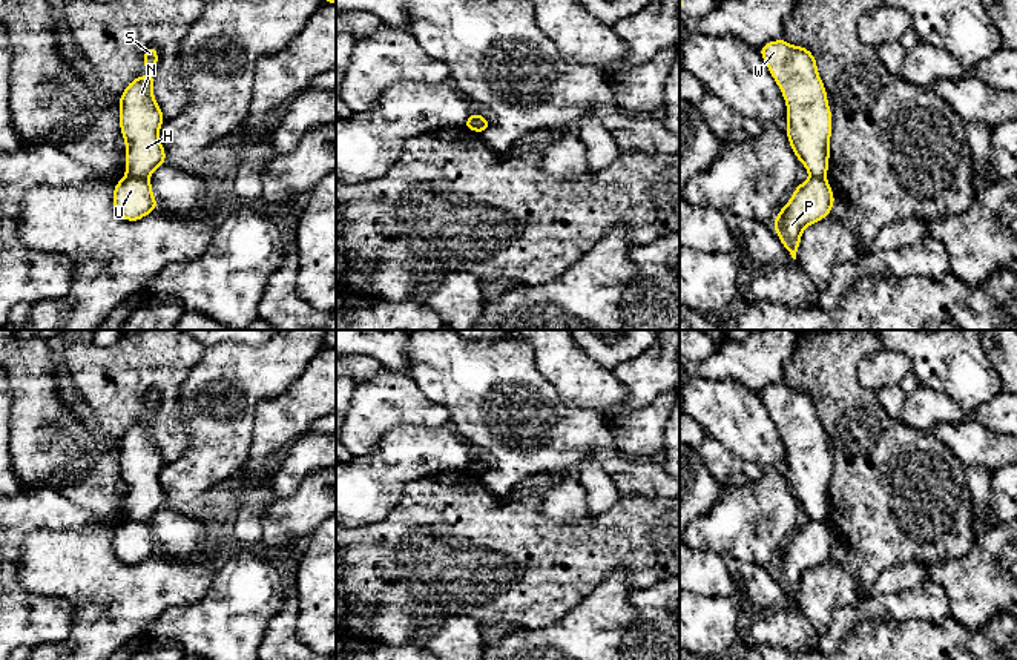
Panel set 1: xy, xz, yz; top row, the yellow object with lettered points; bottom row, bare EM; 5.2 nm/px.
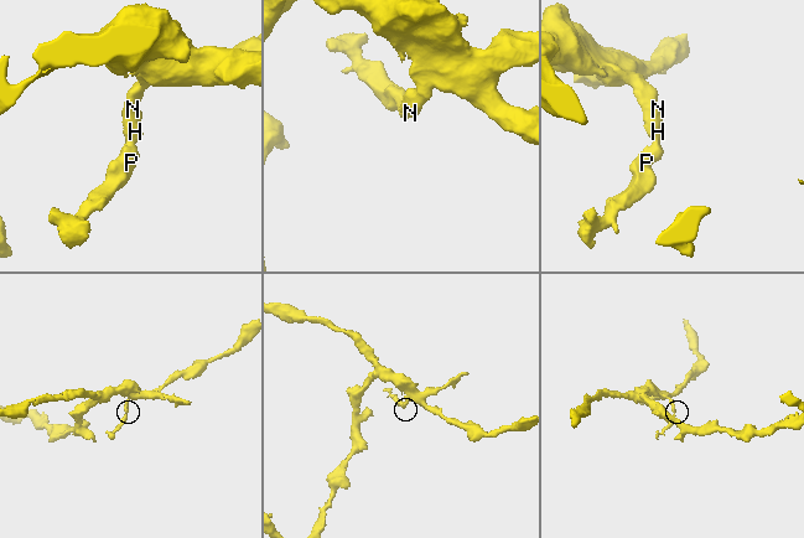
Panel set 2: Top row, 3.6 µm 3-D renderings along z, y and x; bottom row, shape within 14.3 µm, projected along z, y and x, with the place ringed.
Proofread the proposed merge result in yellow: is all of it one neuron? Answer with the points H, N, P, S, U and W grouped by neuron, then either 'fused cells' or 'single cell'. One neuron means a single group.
H N S W / P U; fused cells

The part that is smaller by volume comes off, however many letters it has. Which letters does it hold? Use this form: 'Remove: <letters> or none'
Remove: P, U

